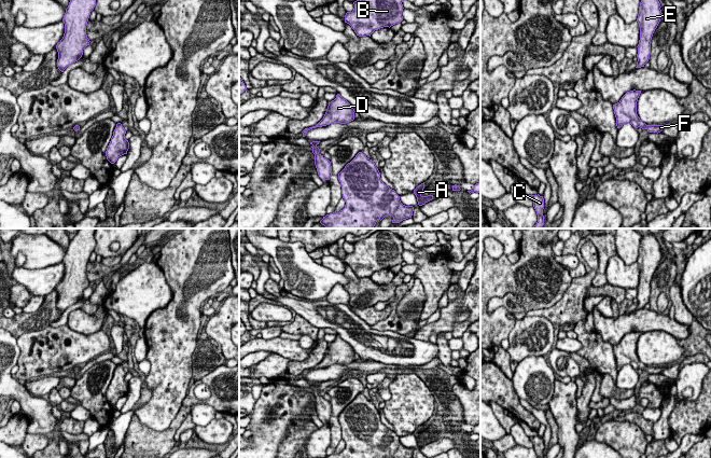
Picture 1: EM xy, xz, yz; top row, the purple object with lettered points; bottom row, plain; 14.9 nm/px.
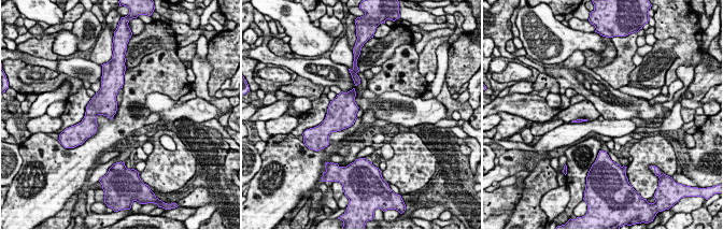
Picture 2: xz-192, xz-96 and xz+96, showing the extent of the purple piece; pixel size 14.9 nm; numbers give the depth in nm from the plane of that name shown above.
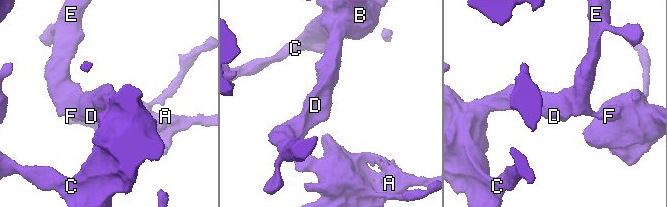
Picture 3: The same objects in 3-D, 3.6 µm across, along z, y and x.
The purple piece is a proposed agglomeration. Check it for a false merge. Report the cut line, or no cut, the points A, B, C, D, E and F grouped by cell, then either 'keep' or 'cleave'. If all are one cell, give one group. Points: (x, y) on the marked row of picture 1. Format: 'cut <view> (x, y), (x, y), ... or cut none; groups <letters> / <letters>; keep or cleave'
cut none; groups A B C D E F; keep

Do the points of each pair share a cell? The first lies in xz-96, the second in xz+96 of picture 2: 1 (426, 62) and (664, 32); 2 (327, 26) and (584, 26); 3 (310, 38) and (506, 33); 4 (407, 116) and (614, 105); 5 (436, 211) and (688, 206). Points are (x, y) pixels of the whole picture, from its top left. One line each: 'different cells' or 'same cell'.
1: same cell
2: same cell
3: different cells
4: same cell
5: same cell

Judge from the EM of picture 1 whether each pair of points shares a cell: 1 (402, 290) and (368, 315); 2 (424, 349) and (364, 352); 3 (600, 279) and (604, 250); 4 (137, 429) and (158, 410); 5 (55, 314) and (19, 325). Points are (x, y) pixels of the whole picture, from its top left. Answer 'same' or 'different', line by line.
1: different
2: same
3: same
4: different
5: same

